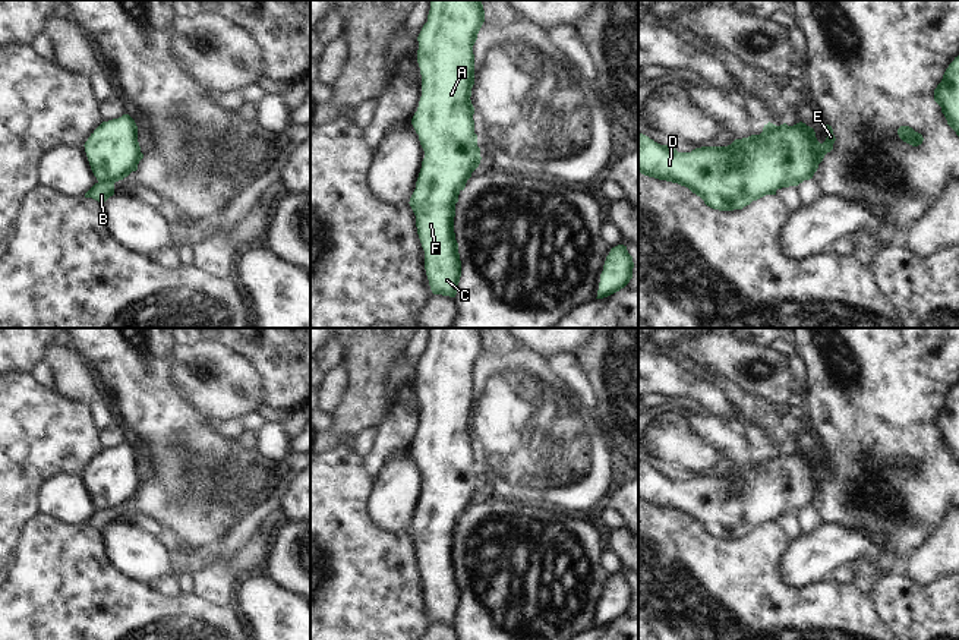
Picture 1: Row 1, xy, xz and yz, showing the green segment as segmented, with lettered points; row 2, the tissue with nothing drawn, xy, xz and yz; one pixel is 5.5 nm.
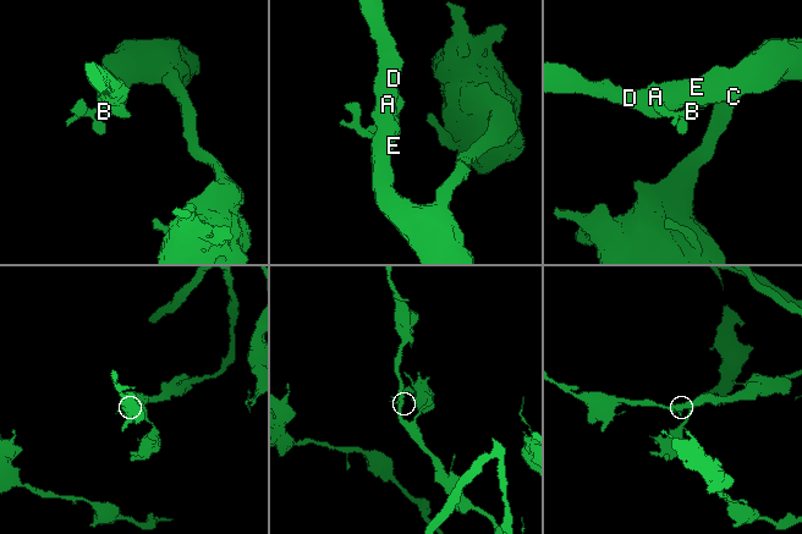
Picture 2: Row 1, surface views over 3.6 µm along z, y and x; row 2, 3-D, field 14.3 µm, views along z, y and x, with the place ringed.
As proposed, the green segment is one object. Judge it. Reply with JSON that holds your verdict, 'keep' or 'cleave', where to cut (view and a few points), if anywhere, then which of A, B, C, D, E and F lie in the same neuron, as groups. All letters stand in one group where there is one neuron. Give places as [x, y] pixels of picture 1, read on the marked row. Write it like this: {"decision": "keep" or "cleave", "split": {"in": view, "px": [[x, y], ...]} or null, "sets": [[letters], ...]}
{"decision": "cleave", "split": {"in": "xy", "px": [[114, 180], [98, 183]]}, "sets": [["A", "C", "D", "E", "F"], ["B"]]}

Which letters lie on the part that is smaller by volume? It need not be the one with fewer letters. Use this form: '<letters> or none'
B.

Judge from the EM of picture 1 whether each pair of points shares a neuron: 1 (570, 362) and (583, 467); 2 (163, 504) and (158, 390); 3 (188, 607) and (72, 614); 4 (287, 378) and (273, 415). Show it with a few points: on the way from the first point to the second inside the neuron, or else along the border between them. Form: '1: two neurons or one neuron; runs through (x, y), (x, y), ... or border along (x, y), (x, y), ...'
1: two neurons; border along (551, 366), (587, 406), (596, 409)
2: one neuron; runs through (164, 476), (164, 421), (161, 418)
3: one neuron; runs through (158, 615), (101, 615)
4: two neurons; border along (265, 403), (275, 409), (287, 410), (292, 415)

